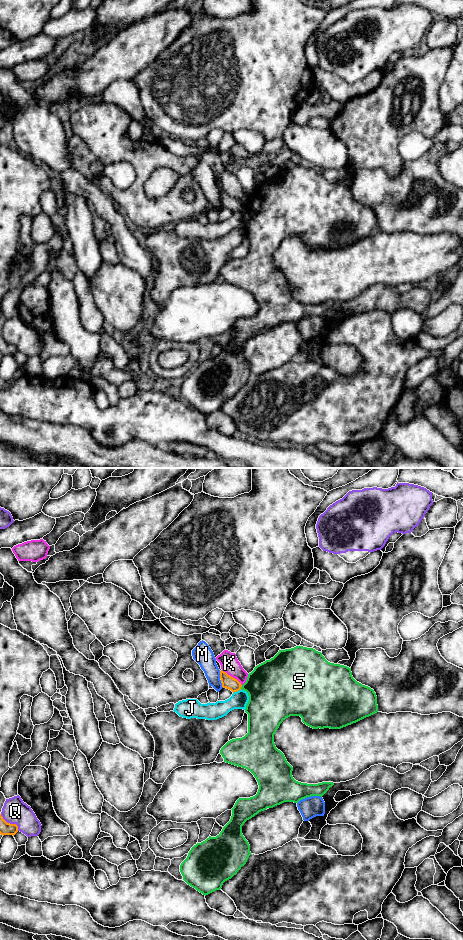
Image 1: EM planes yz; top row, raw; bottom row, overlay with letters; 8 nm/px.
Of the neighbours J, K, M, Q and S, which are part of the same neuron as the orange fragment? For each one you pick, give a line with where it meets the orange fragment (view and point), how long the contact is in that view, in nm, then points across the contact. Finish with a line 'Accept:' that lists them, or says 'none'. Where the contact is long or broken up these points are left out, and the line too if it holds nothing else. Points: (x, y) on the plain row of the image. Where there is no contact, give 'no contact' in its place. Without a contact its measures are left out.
Accept: none

